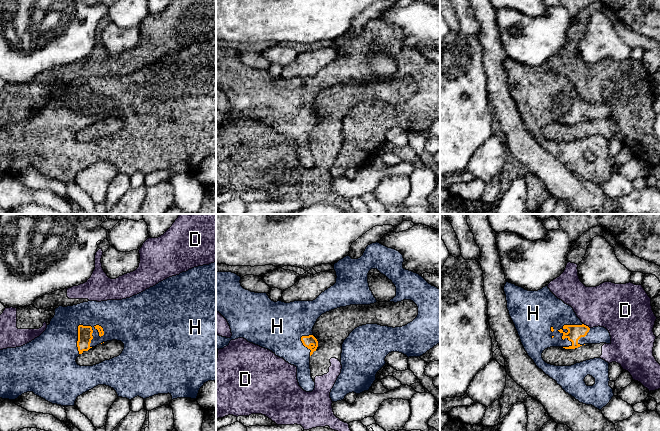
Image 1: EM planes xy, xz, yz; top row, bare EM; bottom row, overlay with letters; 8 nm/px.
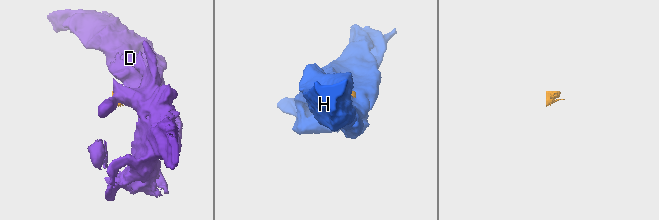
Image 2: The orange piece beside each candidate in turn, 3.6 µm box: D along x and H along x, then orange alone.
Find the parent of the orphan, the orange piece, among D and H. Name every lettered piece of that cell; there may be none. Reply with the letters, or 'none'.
H

